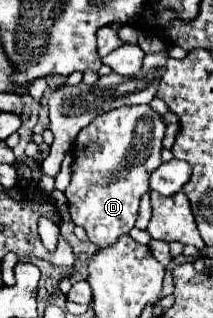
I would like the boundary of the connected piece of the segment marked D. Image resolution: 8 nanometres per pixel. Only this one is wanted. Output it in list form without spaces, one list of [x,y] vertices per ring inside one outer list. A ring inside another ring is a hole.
[[[123,106],[97,116],[85,126],[73,146],[71,182],[65,190],[75,224],[85,228],[97,248],[111,246],[121,234],[131,232],[139,212],[139,200],[149,192],[149,174],[163,162],[161,140],[165,122],[145,106]]]

